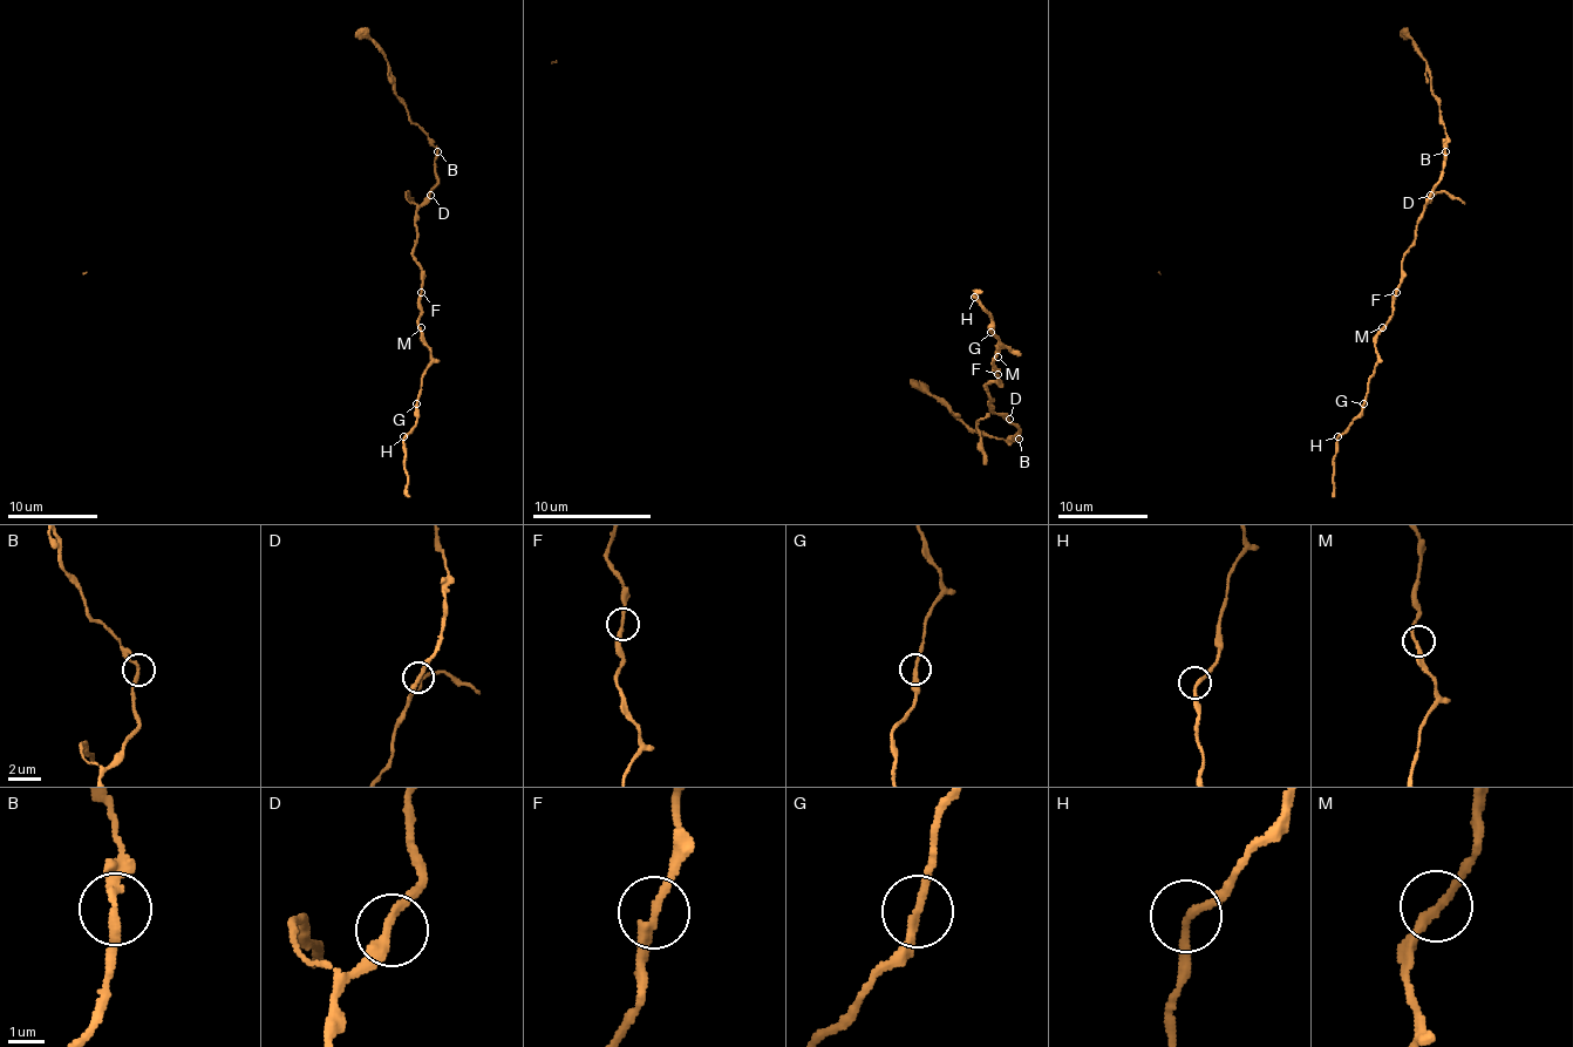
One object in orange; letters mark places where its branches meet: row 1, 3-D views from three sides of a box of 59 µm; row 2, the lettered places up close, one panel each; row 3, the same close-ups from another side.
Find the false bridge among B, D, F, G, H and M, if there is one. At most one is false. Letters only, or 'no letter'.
B

